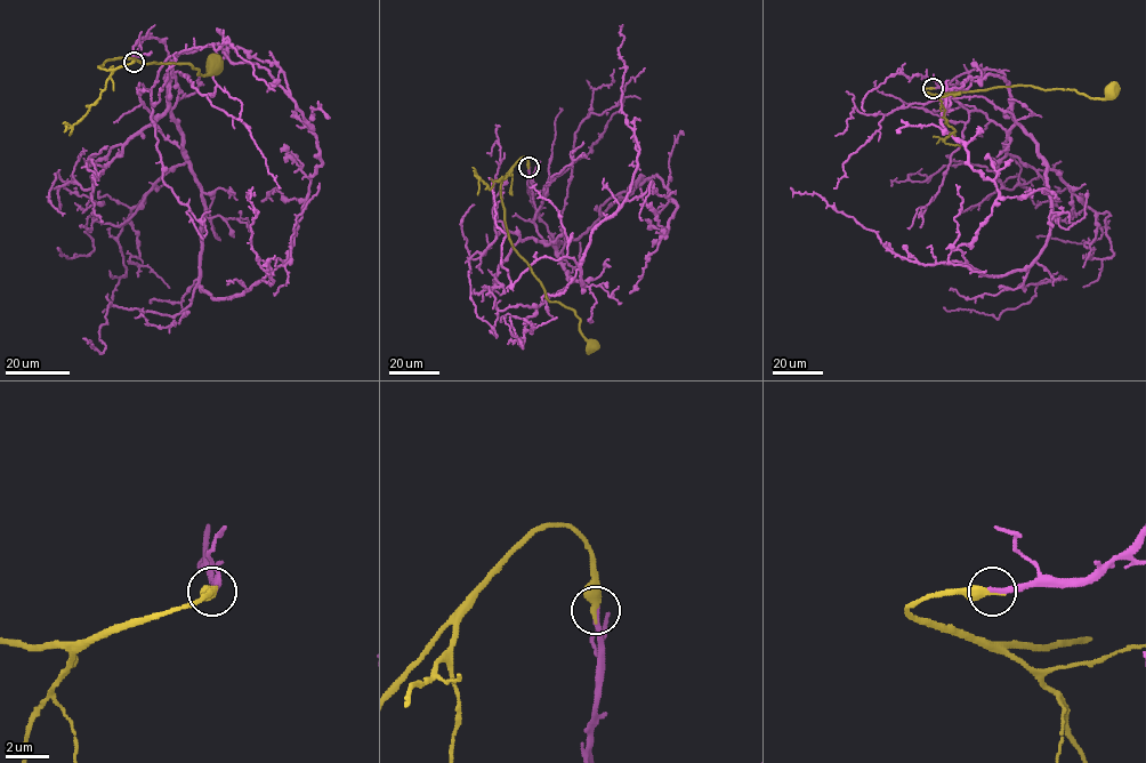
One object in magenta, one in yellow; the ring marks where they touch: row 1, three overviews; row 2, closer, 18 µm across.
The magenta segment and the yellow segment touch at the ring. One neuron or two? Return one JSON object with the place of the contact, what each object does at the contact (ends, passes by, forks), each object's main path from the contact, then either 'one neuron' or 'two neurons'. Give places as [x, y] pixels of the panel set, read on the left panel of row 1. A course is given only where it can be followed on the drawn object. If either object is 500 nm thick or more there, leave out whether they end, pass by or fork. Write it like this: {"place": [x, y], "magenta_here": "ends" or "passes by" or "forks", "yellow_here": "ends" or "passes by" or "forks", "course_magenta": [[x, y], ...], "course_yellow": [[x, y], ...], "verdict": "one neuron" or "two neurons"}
{"place": [134, 62], "magenta_here": "ends", "yellow_here": "ends", "course_magenta": [[134, 62], [139, 39], [168, 51], [215, 298], [273, 281], [252, 187]], "course_yellow": [[134, 62], [98, 66], [132, 58], [188, 63], [207, 75], [215, 63]], "verdict": "one neuron"}

